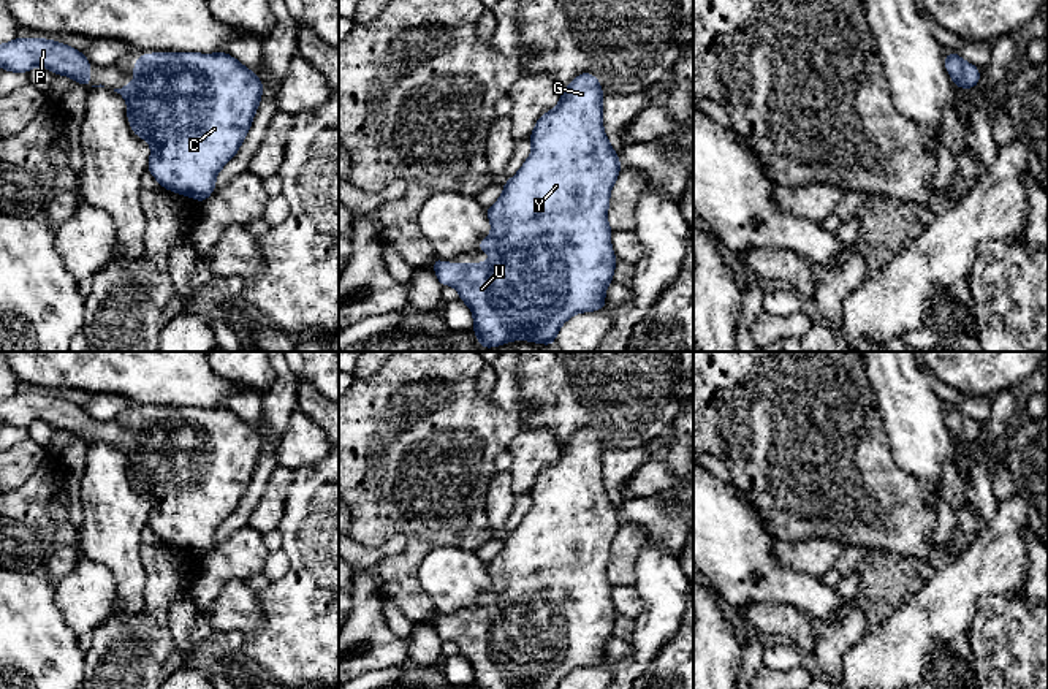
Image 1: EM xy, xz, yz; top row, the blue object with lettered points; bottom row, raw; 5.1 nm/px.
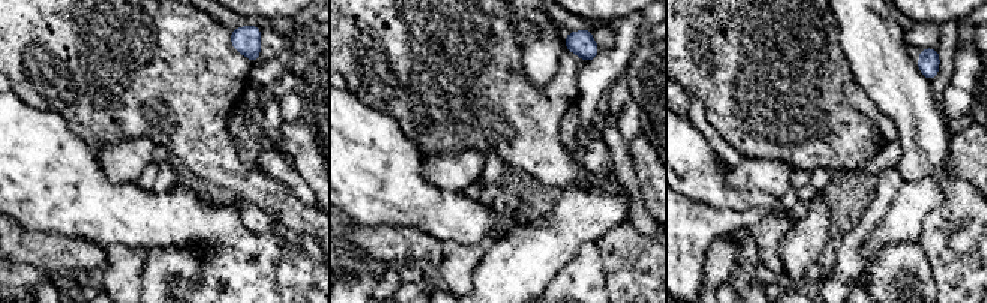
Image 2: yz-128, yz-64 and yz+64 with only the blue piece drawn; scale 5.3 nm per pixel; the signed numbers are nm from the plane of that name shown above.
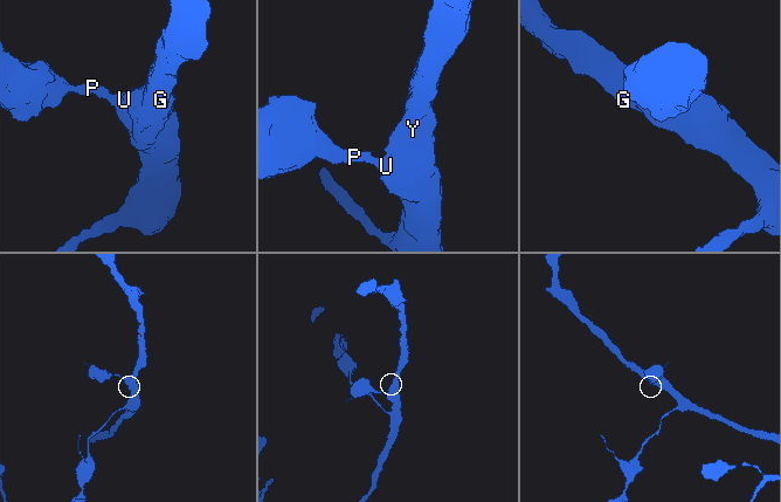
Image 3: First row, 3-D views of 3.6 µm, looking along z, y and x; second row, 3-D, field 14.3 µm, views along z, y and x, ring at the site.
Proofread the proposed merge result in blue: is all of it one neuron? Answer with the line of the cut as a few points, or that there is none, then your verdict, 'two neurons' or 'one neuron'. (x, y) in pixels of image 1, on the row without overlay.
no cut; one neuron

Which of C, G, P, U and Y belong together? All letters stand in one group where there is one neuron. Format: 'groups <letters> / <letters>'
groups C G P U Y

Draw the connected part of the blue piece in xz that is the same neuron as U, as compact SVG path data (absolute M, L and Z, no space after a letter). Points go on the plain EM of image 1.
M581 428L560 448L559 459L538 472L530 489L532 508L503 539L502 551L486 564L492 586L480 596L478 603L492 610L489 616L470 619L434 613L440 640L454 641L459 654L470 662L475 689L557 689L570 672L606 660L605 645L614 637L617 618L606 567L621 518L603 486L603 451L598 434L592 428Z

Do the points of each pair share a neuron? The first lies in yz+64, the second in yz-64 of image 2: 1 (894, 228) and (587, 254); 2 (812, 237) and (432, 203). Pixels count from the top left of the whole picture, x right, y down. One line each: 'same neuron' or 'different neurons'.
1: different neurons
2: different neurons

